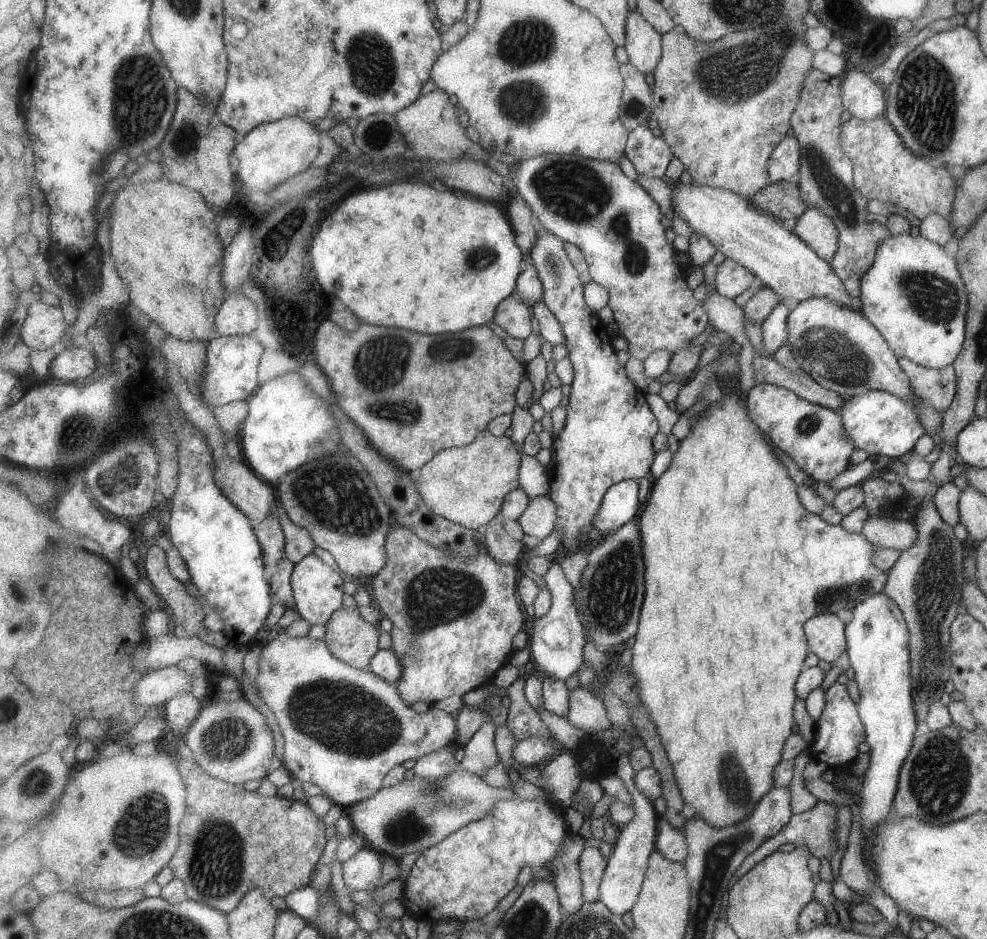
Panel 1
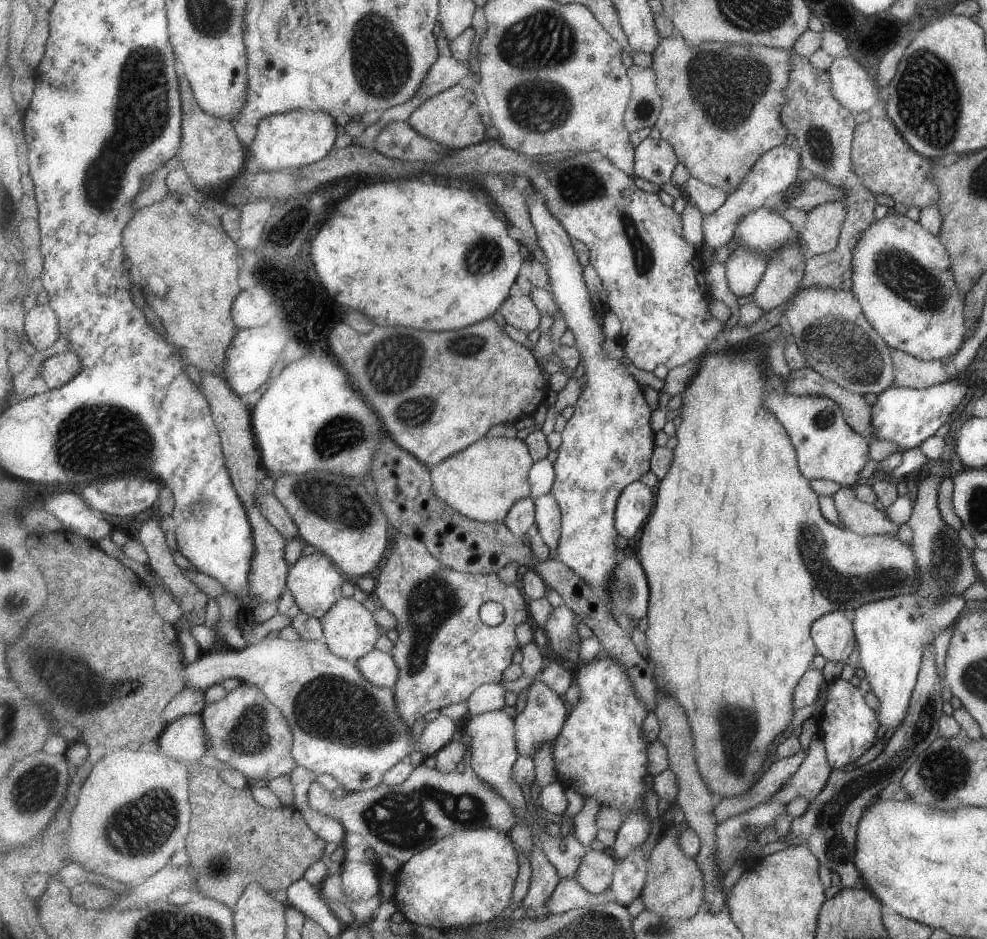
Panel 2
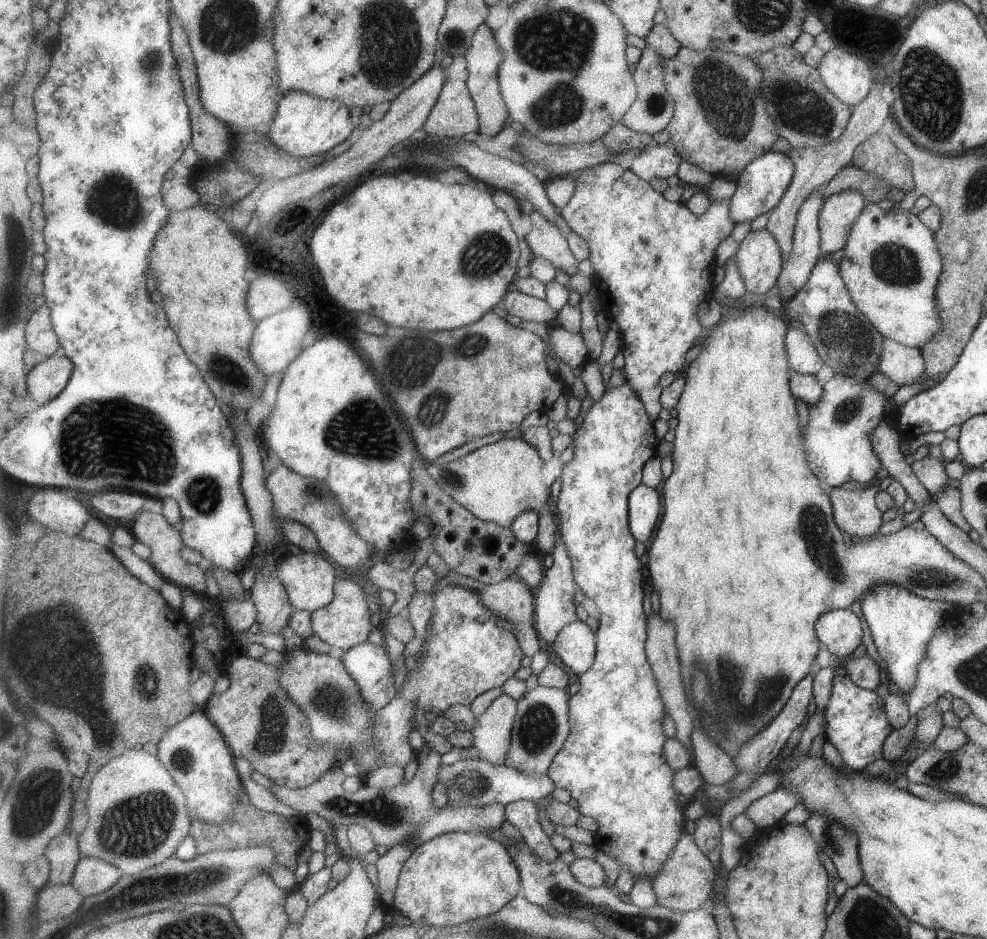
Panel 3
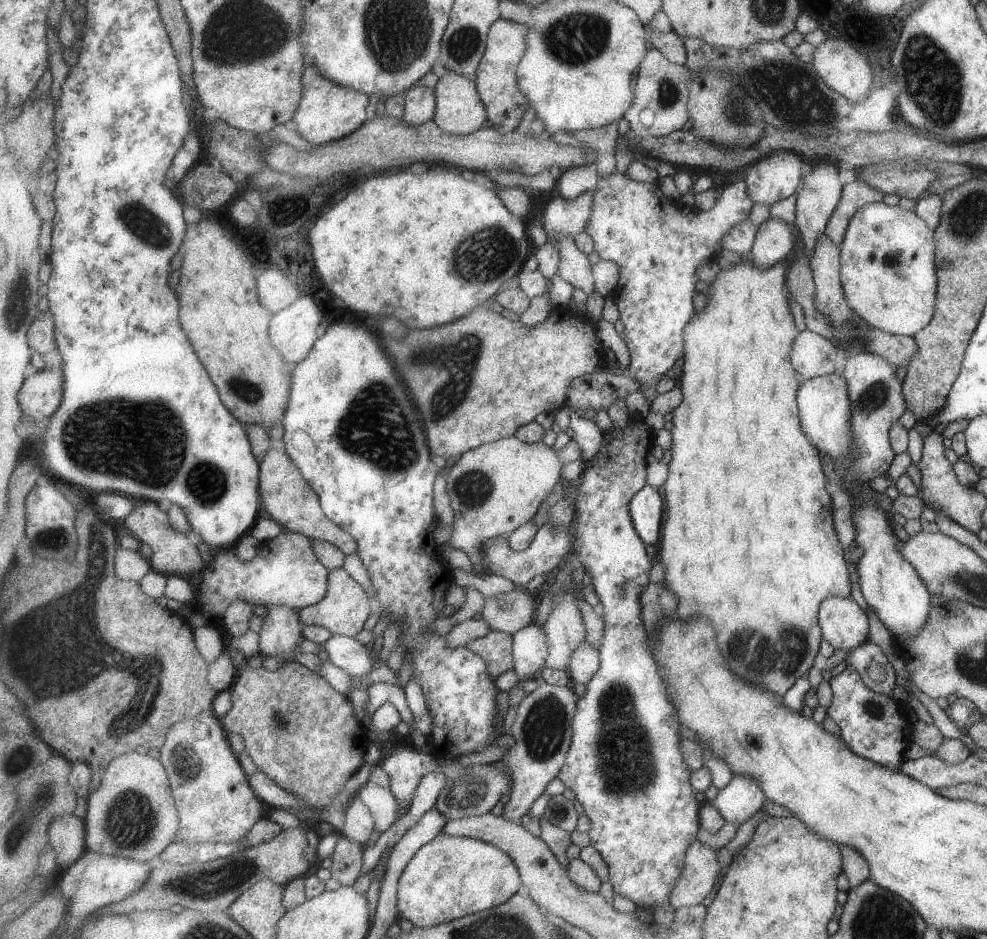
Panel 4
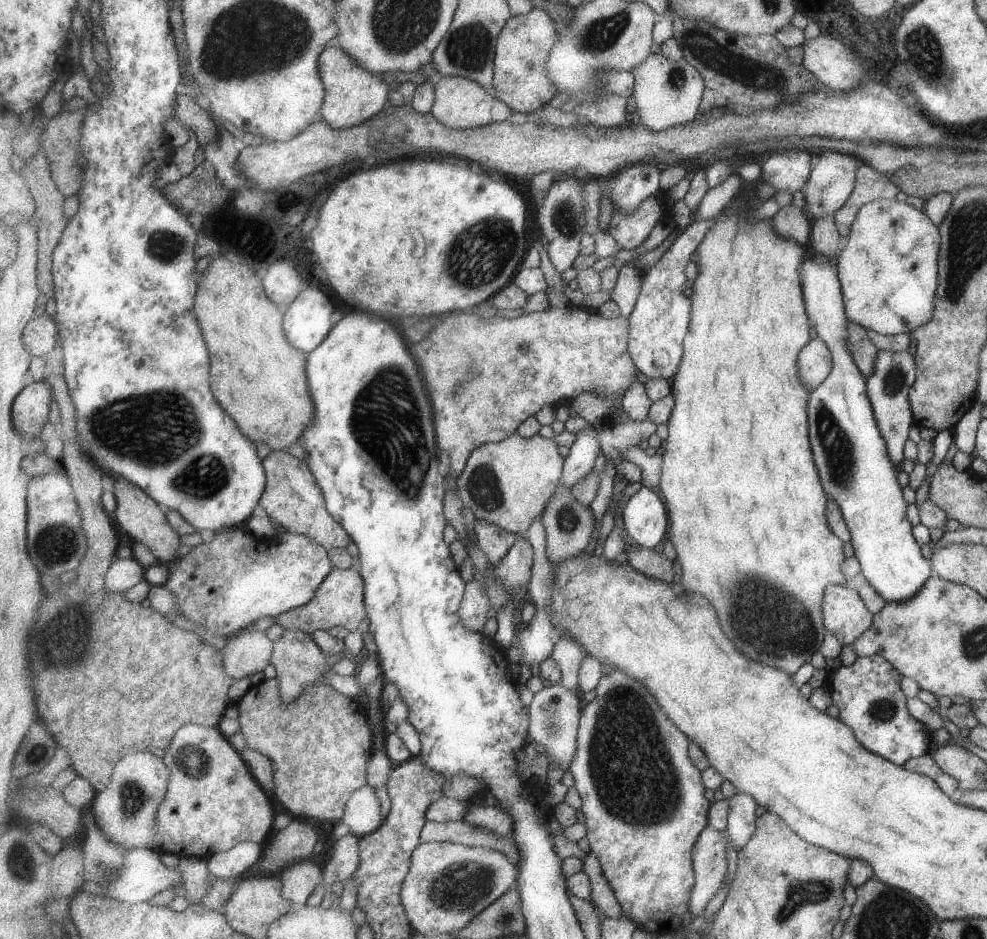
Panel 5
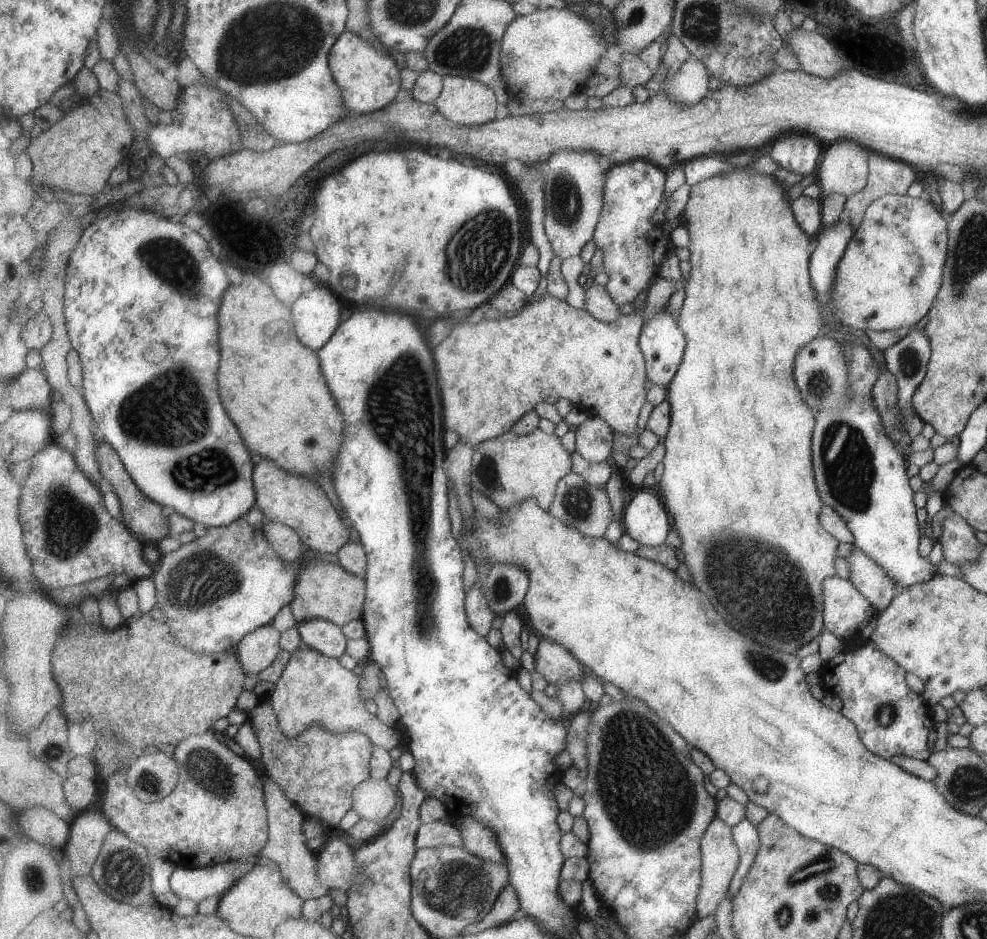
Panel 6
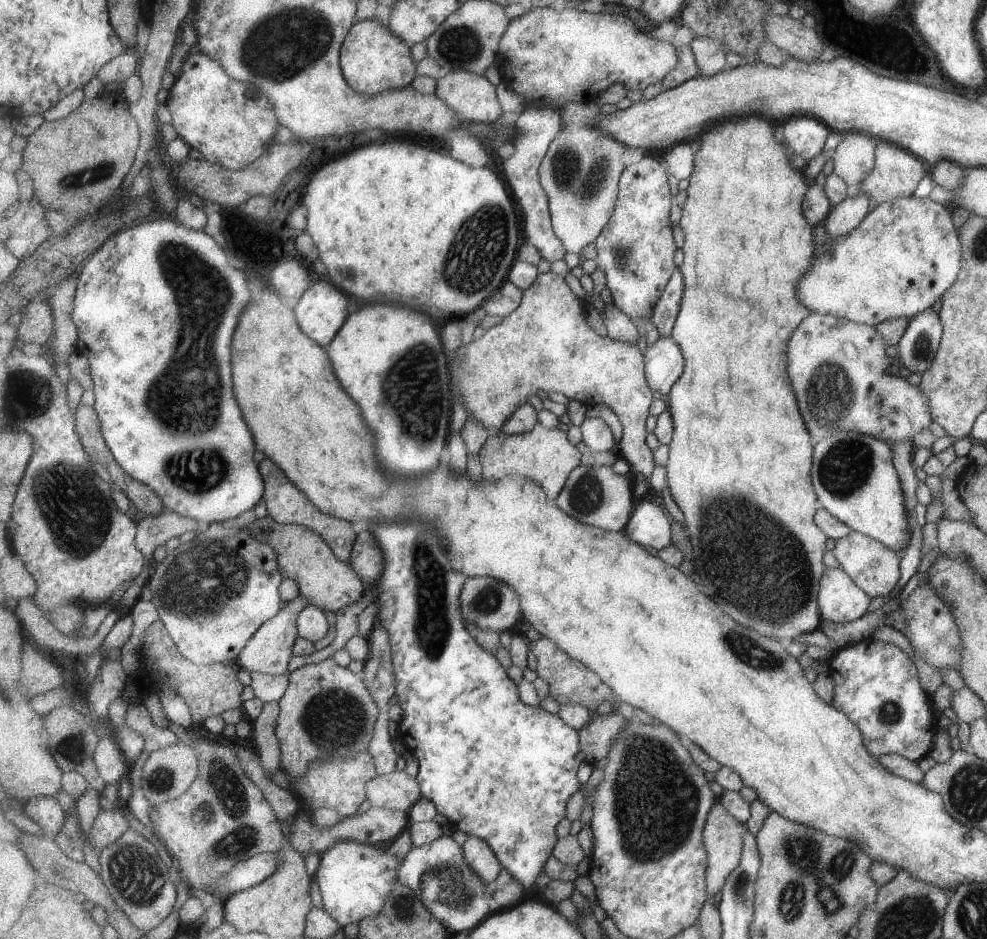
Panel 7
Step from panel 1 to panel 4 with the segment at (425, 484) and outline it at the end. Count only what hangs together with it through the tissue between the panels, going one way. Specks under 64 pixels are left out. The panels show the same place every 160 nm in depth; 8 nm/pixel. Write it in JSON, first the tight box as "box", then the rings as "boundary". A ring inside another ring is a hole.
{"box":[446,436,562,575],"boundary":[[[516,436],[505,437],[463,453],[446,479],[455,512],[454,528],[447,544],[467,553],[476,575],[491,575],[482,547],[490,538],[509,535],[535,520],[541,505],[562,477],[561,468],[557,452],[544,440],[526,443]]]}

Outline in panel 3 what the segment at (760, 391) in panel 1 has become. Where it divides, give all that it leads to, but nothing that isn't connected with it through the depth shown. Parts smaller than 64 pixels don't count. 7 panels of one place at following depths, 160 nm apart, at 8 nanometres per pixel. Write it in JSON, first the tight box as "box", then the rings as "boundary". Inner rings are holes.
{"box":[802,373,891,488],"boundary":[[[834,373],[825,382],[820,399],[812,407],[807,406],[809,423],[805,430],[802,429],[804,457],[811,472],[825,488],[839,487],[843,482],[866,486],[877,474],[882,464],[872,448],[871,436],[882,422],[881,414],[887,399],[891,402],[891,397],[885,396],[867,380]]]}

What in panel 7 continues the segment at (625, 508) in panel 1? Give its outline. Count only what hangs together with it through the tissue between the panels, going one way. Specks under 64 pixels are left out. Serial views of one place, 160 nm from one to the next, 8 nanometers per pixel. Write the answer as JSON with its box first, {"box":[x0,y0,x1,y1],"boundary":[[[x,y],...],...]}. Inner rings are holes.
{"box":[625,500,672,551],"boundary":[[[647,500],[635,503],[632,519],[625,529],[632,542],[661,551],[672,544],[672,522],[661,506]]]}

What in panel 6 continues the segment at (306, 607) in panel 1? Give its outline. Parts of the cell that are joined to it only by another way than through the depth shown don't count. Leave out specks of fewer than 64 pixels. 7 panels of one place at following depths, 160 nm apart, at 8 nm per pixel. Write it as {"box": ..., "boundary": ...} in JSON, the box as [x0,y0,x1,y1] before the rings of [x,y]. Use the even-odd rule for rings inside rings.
{"box":[152,517,339,654],"boundary":[[[243,517],[232,524],[213,527],[203,537],[163,556],[152,578],[157,586],[157,607],[166,615],[167,623],[173,628],[179,644],[189,644],[201,654],[234,651],[245,636],[261,626],[271,624],[287,604],[293,603],[297,580],[309,560],[338,563],[339,558],[336,554],[317,552],[305,546],[297,562],[285,564],[285,560],[266,540],[264,532]]]}

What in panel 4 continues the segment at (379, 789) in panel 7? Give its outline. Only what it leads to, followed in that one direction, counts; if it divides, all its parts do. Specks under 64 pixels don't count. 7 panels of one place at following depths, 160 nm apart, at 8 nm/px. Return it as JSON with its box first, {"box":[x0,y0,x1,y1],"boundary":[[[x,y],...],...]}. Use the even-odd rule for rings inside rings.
{"box":[341,793,376,846],"boundary":[[[356,793],[349,801],[345,810],[344,827],[341,836],[365,846],[367,840],[371,840],[376,829],[376,822],[371,809]]]}

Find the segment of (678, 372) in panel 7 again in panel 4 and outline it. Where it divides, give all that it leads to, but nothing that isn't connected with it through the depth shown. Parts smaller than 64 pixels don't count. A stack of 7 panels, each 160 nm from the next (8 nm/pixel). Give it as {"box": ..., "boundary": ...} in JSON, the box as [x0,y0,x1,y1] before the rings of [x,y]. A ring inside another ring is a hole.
{"box":[586,173,755,403],"boundary":[[[613,173],[603,177],[595,188],[594,210],[588,220],[586,231],[594,240],[595,251],[603,261],[615,261],[620,264],[620,281],[615,299],[618,304],[624,330],[621,337],[627,344],[631,361],[627,367],[627,374],[635,380],[641,381],[643,392],[650,403],[659,395],[656,386],[665,374],[682,362],[685,346],[685,327],[692,322],[696,315],[693,296],[695,296],[696,278],[695,268],[706,258],[718,256],[721,240],[725,234],[739,222],[747,220],[755,201],[748,193],[745,179],[740,180],[721,190],[717,204],[708,211],[695,210],[688,214],[681,212],[680,205],[669,202],[669,198],[662,191],[661,184],[642,183],[633,180],[626,173]]]}

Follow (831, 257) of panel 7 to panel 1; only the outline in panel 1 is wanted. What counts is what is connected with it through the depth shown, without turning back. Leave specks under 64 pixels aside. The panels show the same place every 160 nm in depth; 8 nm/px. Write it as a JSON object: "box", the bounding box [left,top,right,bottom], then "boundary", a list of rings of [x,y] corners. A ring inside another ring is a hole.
{"box":[857,234,968,369],"boundary":[[[920,234],[886,236],[876,248],[872,266],[860,280],[860,293],[857,299],[860,313],[880,331],[897,357],[909,359],[924,367],[938,369],[951,365],[960,354],[968,310],[967,289],[964,287],[955,259],[948,256],[941,245],[927,240]]]}

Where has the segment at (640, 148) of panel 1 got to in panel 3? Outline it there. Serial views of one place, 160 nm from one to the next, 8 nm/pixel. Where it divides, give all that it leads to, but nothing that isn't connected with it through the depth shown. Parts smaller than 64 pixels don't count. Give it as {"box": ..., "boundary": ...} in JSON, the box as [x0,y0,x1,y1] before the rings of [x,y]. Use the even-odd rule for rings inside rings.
{"box":[631,144,682,182],"boundary":[[[649,144],[634,158],[631,169],[643,180],[651,182],[656,178],[666,179],[677,174],[681,160],[682,156],[672,144]]]}

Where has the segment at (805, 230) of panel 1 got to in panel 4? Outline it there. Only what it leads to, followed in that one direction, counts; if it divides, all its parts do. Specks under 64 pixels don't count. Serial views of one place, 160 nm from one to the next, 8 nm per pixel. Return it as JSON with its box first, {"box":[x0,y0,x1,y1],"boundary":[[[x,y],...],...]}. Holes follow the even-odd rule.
{"box":[824,178,884,245],"boundary":[[[855,178],[842,186],[838,203],[828,218],[824,234],[833,244],[838,245],[844,240],[844,232],[851,222],[851,218],[864,204],[881,201],[884,193],[871,188],[864,181]]]}

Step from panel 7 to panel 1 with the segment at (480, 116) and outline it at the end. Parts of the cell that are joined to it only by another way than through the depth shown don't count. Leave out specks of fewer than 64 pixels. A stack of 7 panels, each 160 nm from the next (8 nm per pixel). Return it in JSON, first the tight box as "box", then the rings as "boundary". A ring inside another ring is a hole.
{"box":[395,88,491,163],"boundary":[[[437,88],[426,95],[420,96],[411,106],[400,110],[395,116],[399,123],[404,140],[408,142],[410,150],[403,154],[404,158],[428,158],[446,163],[449,160],[471,157],[477,161],[485,161],[491,157],[491,153],[482,146],[475,143],[468,135],[460,121],[459,109],[461,104],[453,104],[449,100],[449,93]]]}

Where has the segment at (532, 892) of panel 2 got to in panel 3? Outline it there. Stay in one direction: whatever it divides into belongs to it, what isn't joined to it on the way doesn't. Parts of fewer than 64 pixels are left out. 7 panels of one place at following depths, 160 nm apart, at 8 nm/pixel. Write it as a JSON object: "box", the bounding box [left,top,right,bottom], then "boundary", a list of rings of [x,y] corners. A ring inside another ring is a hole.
{"box":[506,799,560,862],"boundary":[[[523,799],[506,805],[506,818],[517,826],[531,850],[545,862],[559,859],[560,854],[544,831],[536,800]]]}

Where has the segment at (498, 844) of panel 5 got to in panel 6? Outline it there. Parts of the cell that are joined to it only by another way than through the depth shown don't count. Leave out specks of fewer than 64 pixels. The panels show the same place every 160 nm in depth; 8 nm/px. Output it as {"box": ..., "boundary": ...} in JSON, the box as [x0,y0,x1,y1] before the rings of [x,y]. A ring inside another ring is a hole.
{"box":[417,822,465,849],"boundary":[[[446,822],[424,823],[417,836],[419,849],[426,847],[465,846],[463,832],[455,825]]]}

